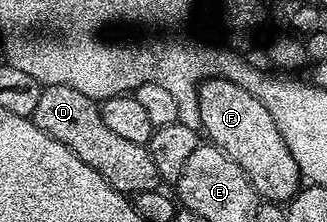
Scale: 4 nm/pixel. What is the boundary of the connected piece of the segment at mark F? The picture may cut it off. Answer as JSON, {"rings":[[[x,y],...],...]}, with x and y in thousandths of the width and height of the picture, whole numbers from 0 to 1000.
{"rings":[[[633,360],[602,405],[602,514],[624,608],[731,730],[789,887],[823,910],[881,910],[908,878],[927,829],[908,712],[890,694],[853,568],[841,568],[829,495],[780,423],[703,360]]]}

